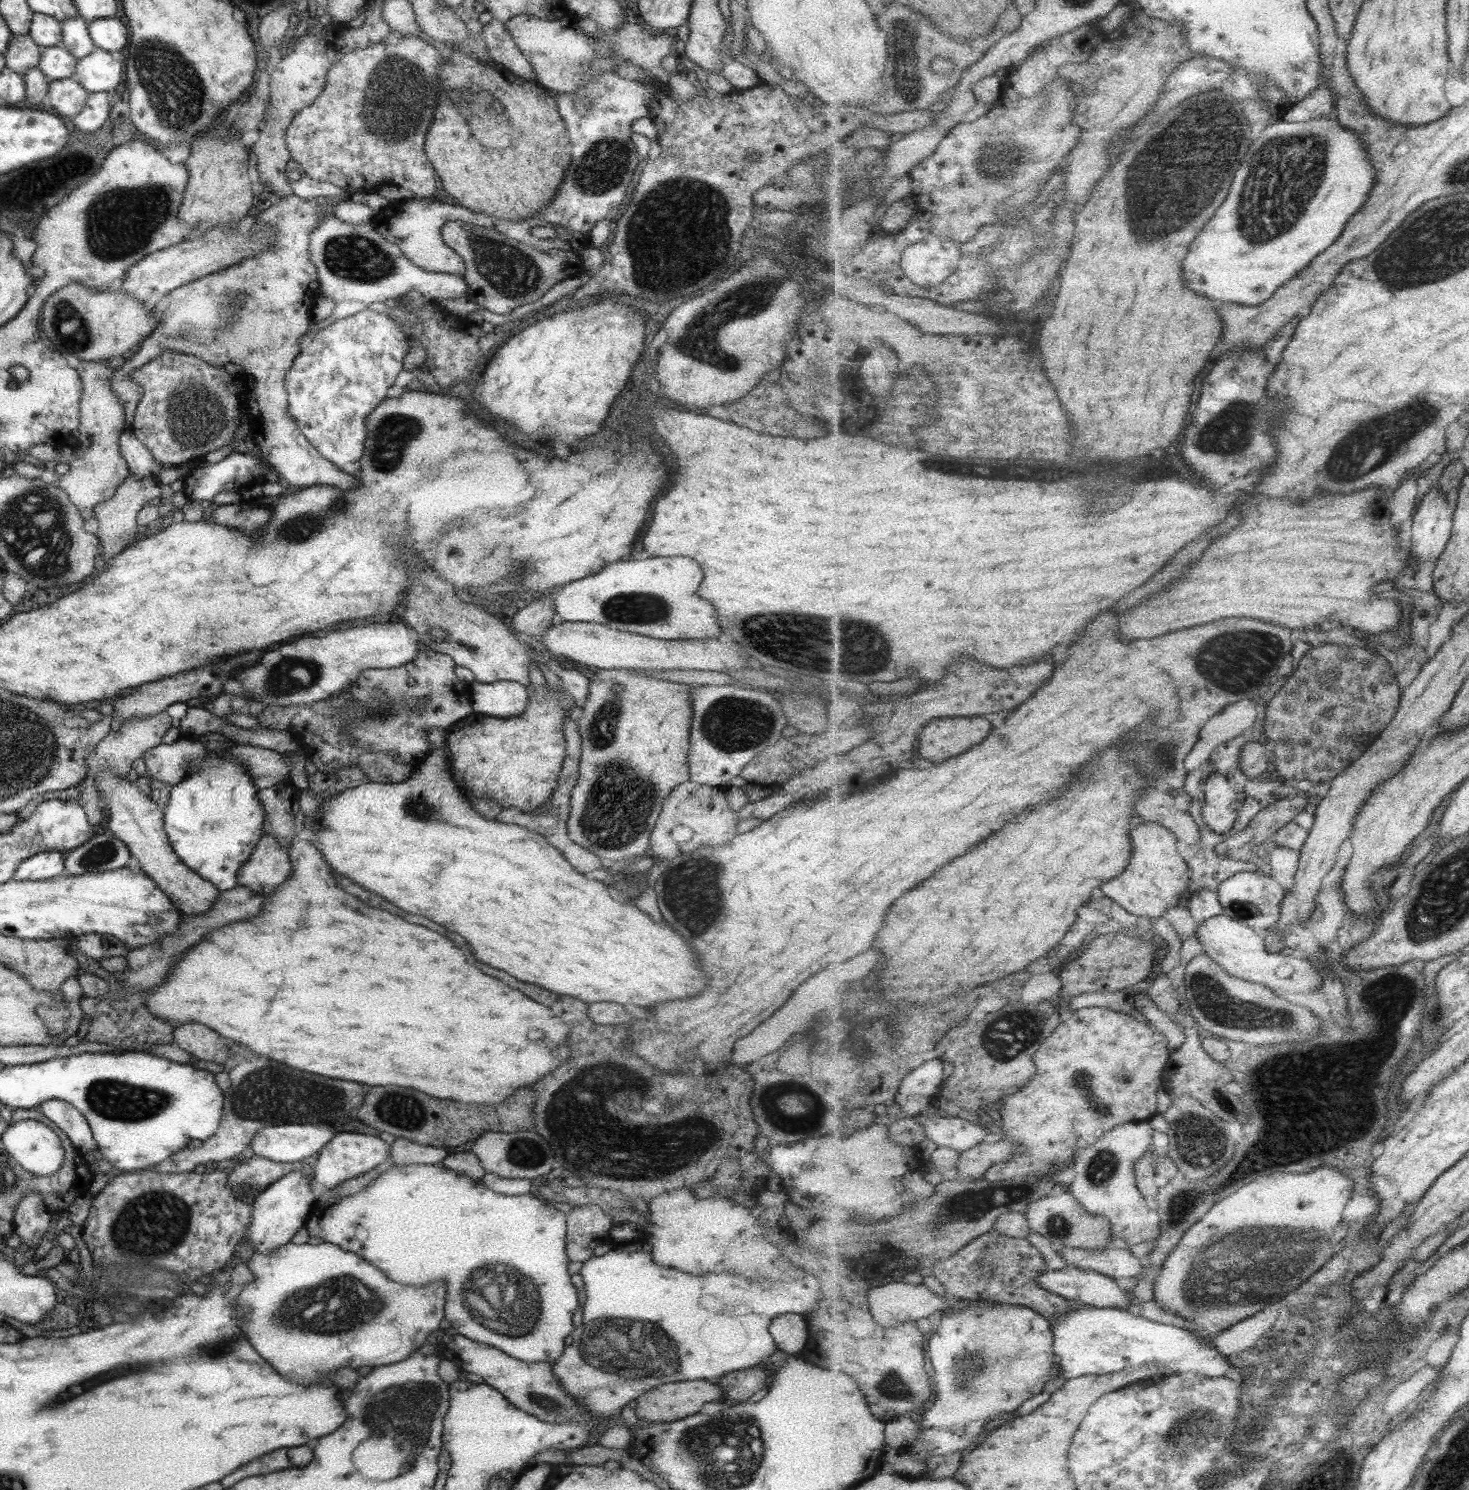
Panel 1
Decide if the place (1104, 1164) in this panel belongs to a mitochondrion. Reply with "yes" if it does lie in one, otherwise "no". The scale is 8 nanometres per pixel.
yes

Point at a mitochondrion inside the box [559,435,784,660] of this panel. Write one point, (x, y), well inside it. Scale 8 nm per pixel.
(623, 608)

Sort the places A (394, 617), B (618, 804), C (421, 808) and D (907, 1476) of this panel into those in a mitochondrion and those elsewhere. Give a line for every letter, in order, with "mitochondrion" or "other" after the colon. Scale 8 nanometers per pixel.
A: other
B: mitochondrion
C: mitochondrion
D: other

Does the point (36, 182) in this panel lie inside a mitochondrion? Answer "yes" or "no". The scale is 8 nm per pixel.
no

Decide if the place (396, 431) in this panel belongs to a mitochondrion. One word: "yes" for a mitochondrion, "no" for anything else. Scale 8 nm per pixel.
yes

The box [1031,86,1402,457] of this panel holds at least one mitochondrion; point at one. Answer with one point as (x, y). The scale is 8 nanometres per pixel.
(1162, 161)

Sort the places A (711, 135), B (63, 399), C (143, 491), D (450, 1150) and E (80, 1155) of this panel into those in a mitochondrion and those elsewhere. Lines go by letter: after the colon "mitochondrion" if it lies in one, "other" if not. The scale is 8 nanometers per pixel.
A: other
B: other
C: other
D: other
E: other

